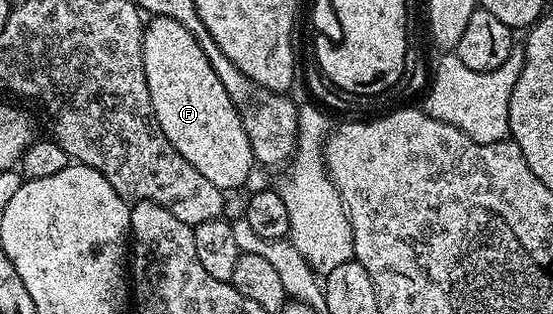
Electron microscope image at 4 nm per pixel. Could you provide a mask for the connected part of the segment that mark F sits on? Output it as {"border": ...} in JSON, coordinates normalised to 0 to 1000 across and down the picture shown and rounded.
{"border":[[[278,51],[262,76],[259,108],[259,223],[266,236],[266,274],[273,299],[273,338],[295,427],[302,427],[302,452],[367,554],[383,586],[401,605],[429,605],[461,535],[454,452],[447,452],[447,414],[432,389],[432,363],[425,338],[418,338],[418,312],[410,312],[410,287],[403,287],[403,261],[396,261],[389,223],[382,223],[382,197],[374,197],[374,172],[367,172],[367,146],[338,96],[338,83],[324,83],[316,57]]]}

